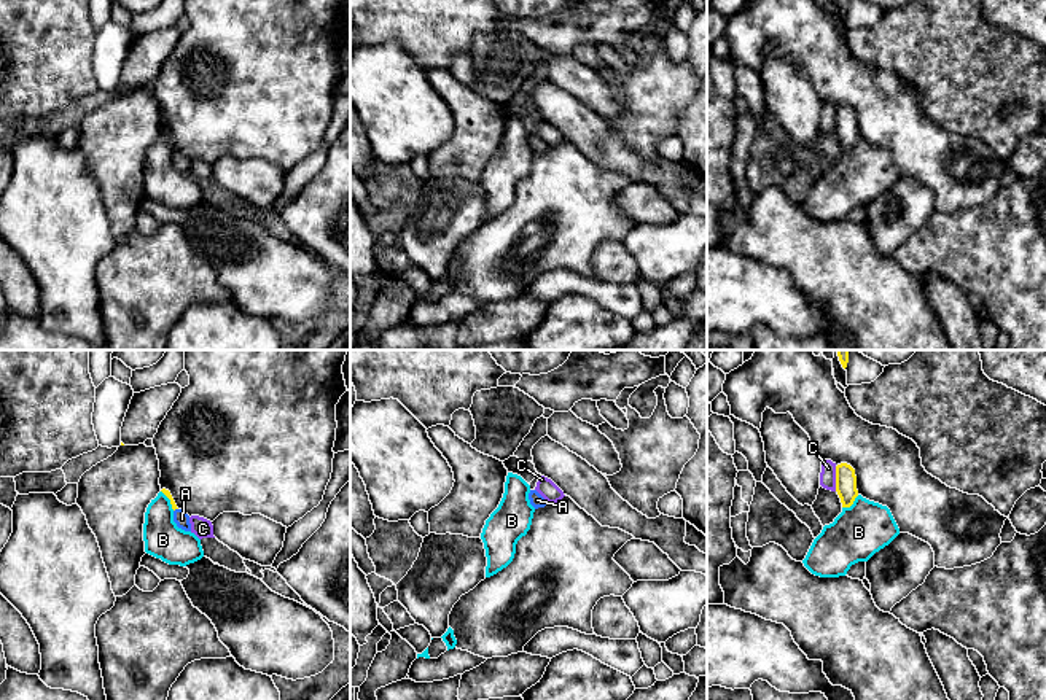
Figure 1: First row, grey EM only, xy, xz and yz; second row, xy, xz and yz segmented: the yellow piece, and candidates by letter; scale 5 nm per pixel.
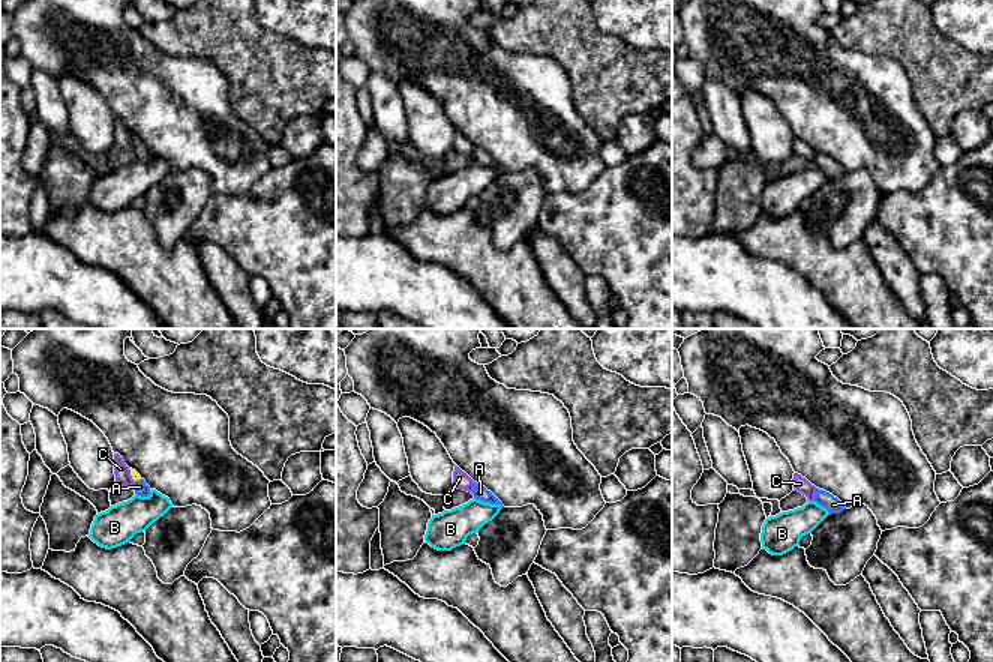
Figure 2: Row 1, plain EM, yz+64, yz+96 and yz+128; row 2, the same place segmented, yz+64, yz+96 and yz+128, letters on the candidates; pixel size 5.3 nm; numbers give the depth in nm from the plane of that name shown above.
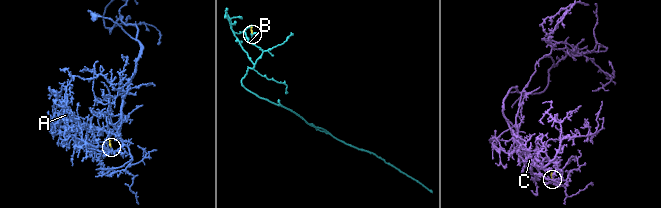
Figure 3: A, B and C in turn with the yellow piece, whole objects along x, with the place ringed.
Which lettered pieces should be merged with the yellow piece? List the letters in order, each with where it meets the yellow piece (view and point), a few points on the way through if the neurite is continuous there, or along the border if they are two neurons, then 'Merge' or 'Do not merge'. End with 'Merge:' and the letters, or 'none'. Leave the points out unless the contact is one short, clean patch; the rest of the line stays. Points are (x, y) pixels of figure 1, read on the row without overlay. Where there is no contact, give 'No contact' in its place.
A: Touches yellow at xy (175, 151). Path across: xy (166, 136), (175, 151), (182, 163). Merge
B: Touches yellow at yz (850, 148). Boundary: yz (858, 139), (849, 150), (843, 151). Do not merge
C: Touches yellow at yz (836, 123). Do not merge
Merge: A

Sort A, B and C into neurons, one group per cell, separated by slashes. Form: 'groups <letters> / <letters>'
groups A / B / C

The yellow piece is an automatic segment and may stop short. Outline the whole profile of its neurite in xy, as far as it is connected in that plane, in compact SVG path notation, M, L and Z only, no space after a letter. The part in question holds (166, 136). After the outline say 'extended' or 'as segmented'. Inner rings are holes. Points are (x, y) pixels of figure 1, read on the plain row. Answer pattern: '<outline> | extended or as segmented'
M162 132L161 135L170 143L170 148L172 148L172 153L174 153L174 165L177 167L177 170L185 173L185 175L191 175L189 159L177 151L169 134Z | extended

